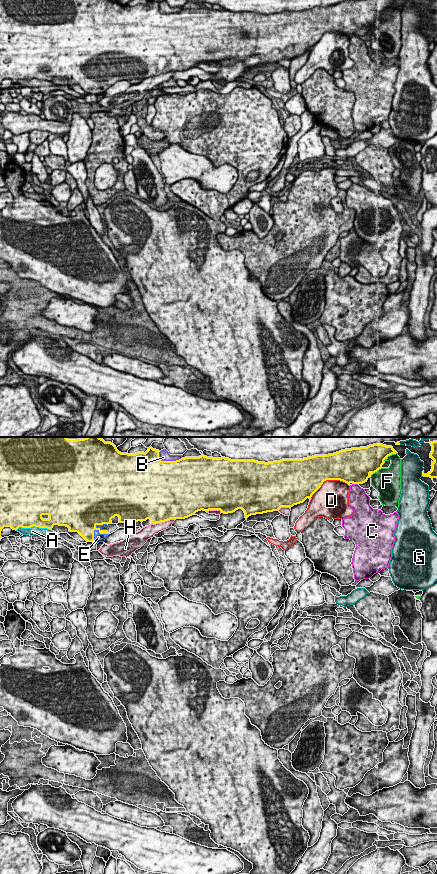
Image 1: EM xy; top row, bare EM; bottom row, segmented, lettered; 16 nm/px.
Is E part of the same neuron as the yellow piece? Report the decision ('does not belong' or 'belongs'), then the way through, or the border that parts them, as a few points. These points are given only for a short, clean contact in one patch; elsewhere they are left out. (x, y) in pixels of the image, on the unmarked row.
belongs

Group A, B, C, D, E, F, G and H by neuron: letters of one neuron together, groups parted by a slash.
A / B / C / D / E / F / G / H

